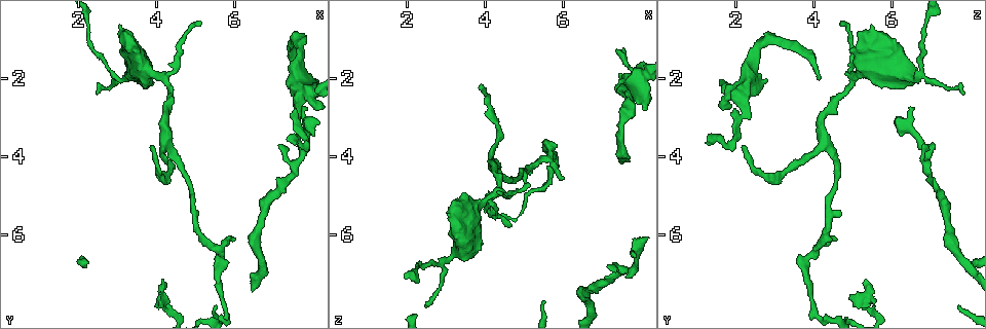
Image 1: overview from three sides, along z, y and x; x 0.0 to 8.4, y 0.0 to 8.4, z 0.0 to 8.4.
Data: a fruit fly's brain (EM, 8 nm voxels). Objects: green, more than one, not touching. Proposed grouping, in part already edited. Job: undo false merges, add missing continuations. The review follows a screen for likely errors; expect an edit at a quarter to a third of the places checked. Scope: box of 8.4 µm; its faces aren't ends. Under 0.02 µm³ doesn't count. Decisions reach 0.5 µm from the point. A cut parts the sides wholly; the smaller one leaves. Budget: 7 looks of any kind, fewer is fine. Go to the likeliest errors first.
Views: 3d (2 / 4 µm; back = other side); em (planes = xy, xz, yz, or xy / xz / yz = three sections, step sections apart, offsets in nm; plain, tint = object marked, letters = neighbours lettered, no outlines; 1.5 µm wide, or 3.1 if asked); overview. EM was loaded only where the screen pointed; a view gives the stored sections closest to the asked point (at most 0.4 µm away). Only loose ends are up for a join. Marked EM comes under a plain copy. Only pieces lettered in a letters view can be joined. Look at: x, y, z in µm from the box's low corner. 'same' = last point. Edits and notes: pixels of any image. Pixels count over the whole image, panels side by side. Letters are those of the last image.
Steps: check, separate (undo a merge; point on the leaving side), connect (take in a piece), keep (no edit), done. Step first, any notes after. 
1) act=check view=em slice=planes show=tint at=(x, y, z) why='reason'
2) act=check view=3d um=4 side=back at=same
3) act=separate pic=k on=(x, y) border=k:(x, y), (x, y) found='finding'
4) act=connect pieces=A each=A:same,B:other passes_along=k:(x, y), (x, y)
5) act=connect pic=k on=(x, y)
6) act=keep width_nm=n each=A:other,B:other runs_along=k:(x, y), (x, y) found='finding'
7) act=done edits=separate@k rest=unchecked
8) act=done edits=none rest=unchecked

act=check view=em slice=yz step=4 show=tint at=(7.50, 2.05, 4.15) why='branch stops here'

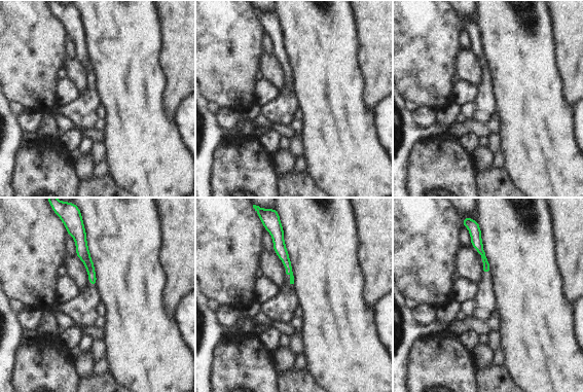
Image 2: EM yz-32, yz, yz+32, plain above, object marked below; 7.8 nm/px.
act=check view=em slice=xz step=4 show=tint at=same why='cut it another way'

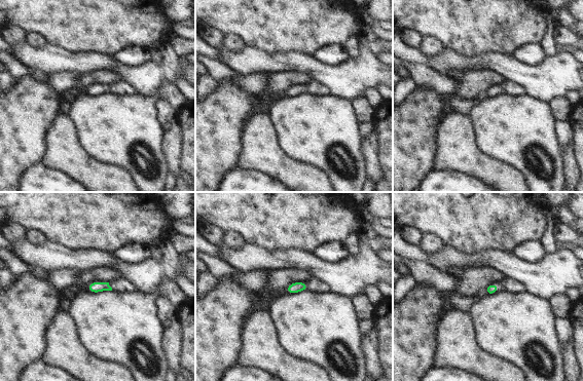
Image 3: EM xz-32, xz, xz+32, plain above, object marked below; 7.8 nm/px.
act=check view=em slice=xz step=4 show=letters at=same why='what lies round it'

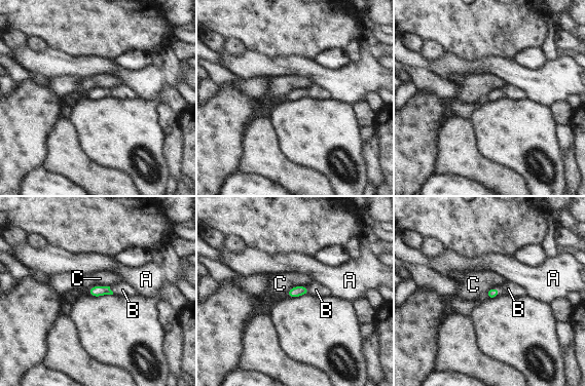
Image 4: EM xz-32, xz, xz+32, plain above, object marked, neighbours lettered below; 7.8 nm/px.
act=connect pieces=B each=A:other,B:same,C:other passes_along=4:(295, 292), (307, 290), (316, 290) found='the neuron continues'

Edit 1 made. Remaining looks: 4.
act=check view=overview why='see it whole again'

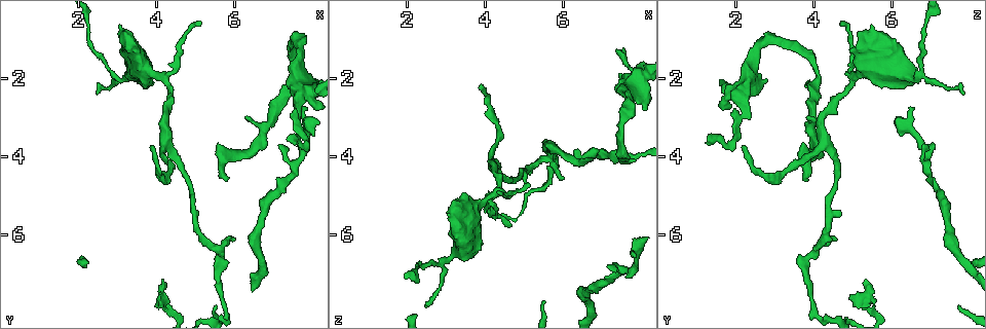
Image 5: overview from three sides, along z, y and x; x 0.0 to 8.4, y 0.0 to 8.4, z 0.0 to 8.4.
act=check view=3d um=2 at=(6.00, 6.05, 4.55) why='tapers out'

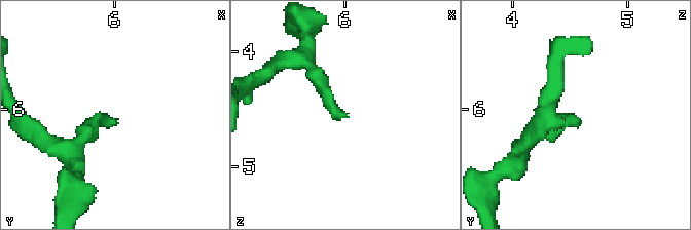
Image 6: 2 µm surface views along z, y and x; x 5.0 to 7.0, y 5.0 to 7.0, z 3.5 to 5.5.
act=check view=em slice=yz step=4 show=tint at=(6.04, 6.12, 4.54)

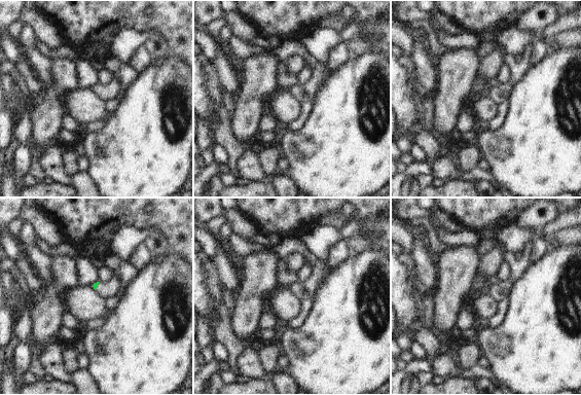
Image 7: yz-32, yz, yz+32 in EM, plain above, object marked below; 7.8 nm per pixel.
act=check view=em slice=planes show=letters at=same why='another direction'

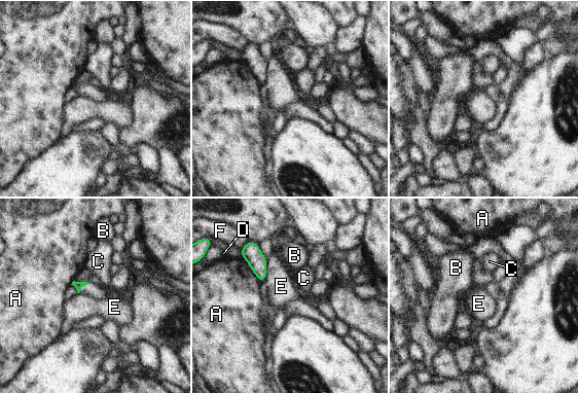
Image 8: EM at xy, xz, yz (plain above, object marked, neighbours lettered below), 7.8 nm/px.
act=keep each=A:other,B:other,C:other,D:other,E:other,F:other border=8:(266, 259), (266, 278), (263, 281) found='none of them fits'

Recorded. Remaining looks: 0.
act=done edits=connect@4 rest=unchecked

